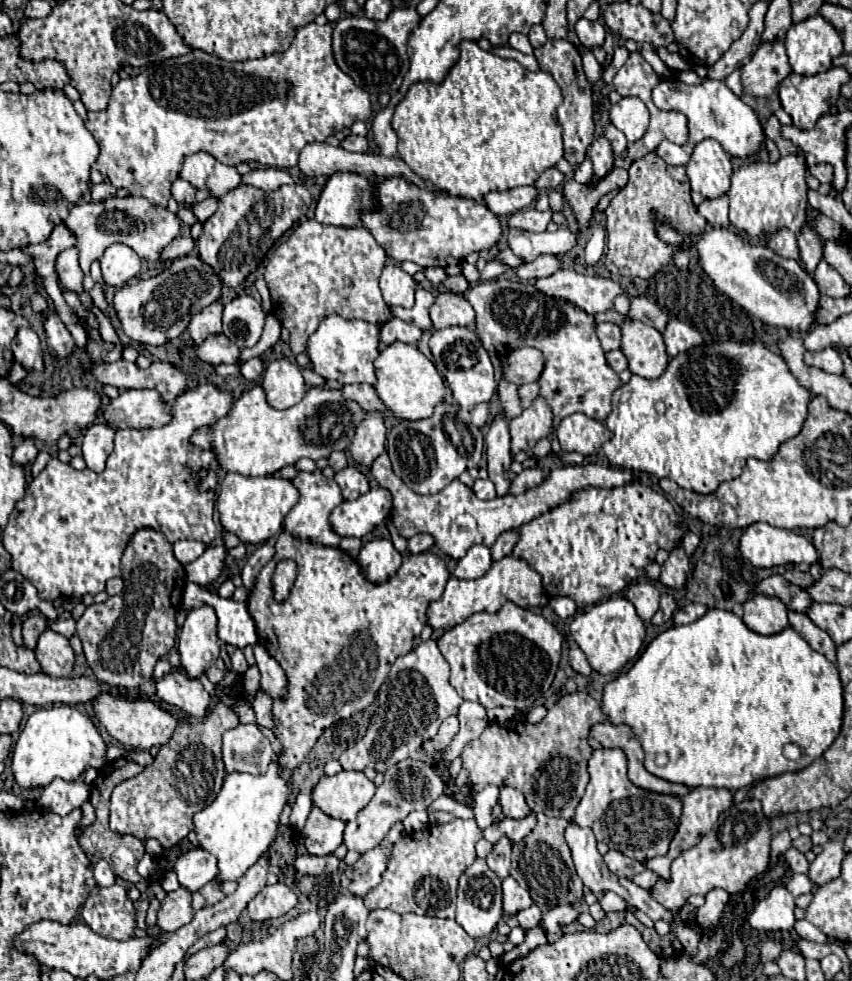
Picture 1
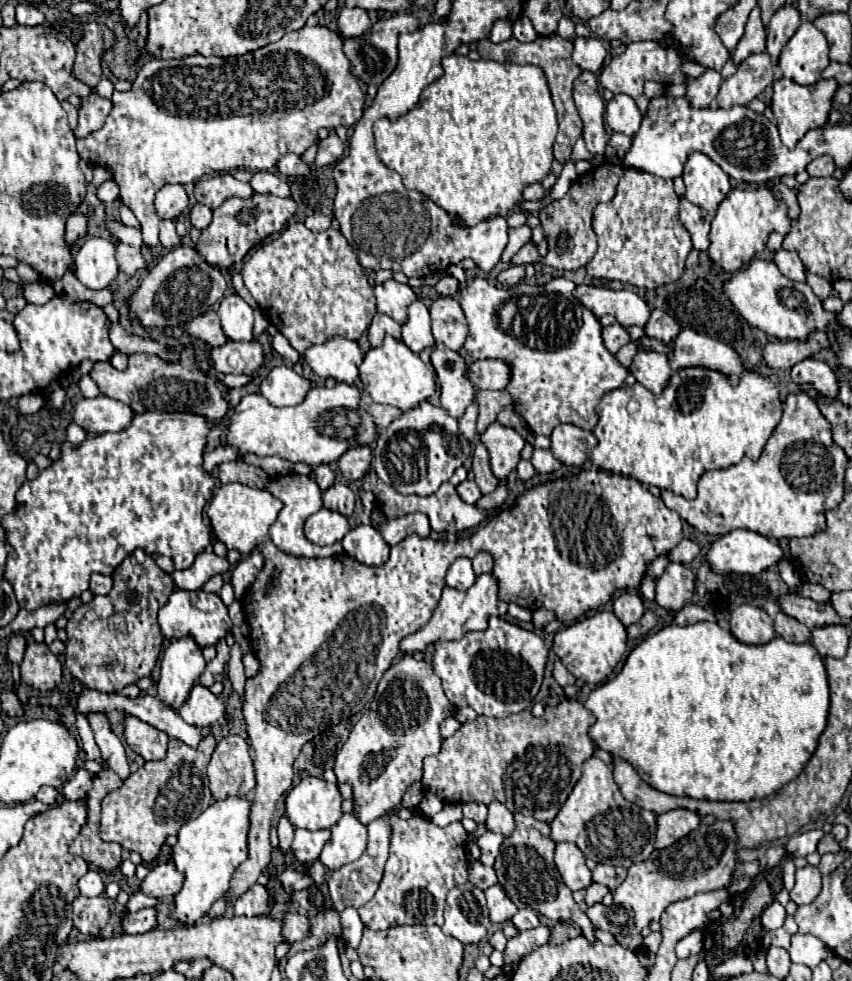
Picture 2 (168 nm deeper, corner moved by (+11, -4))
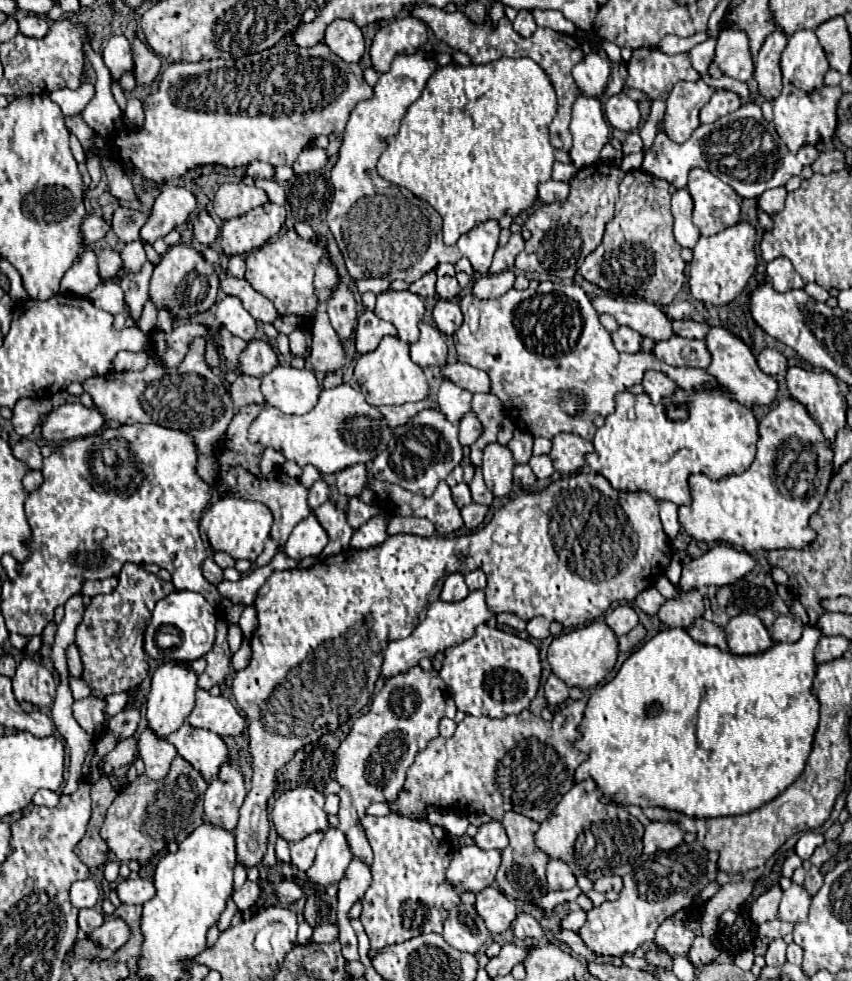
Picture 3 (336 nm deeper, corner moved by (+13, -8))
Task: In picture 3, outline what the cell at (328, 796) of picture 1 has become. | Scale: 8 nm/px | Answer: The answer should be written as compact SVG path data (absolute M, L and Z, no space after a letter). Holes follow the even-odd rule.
M300 786L284 792L272 810L272 822L288 842L302 840L312 832L326 832L330 828L328 814L324 812L324 794L312 786Z

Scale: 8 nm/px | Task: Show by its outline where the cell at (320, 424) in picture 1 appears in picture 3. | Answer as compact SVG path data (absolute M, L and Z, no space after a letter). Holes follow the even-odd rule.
M350 384L322 390L318 404L304 416L286 416L272 406L264 406L250 426L250 442L274 448L298 466L312 464L322 474L334 474L346 466L374 460L376 454L386 448L388 440L390 428L378 408L370 406L364 394Z

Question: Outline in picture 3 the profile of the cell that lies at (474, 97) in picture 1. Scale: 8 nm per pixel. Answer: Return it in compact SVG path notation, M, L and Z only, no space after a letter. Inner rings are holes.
M500 58L496 62L490 64L472 64L472 66L458 66L458 64L448 64L448 66L440 66L432 78L428 80L422 96L408 108L406 116L402 118L402 126L398 130L396 136L386 138L386 148L378 160L378 174L402 188L408 188L414 196L428 200L436 212L442 216L444 220L444 242L446 244L456 244L458 238L466 232L470 232L478 222L486 222L490 218L500 220L504 214L508 216L518 216L520 212L524 212L526 208L532 206L532 202L536 200L536 188L540 182L550 180L550 172L552 172L552 164L554 164L554 146L548 140L548 124L552 122L554 114L558 110L558 102L556 102L556 94L554 88L550 84L550 78L546 76L546 72L530 58Z

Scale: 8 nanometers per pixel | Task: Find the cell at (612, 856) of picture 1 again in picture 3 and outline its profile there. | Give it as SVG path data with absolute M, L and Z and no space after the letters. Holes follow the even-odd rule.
M602 876L594 882L594 890L598 892L608 892L608 890L614 890L614 892L620 892L622 890L622 878L620 876Z

